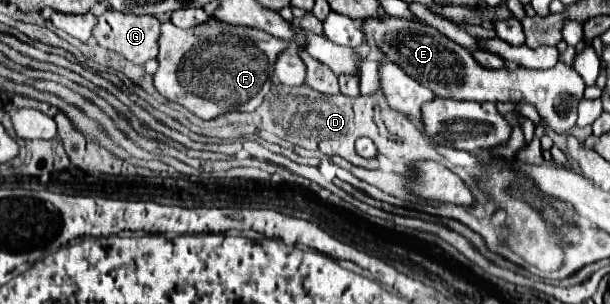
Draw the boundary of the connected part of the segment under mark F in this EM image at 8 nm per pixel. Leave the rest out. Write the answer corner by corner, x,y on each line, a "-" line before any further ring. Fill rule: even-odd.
215,17
193,29
179,29
167,21
161,25
155,87
201,119
213,119
233,109
255,111
271,87
277,53
285,47
285,41
273,39
265,31
227,25

